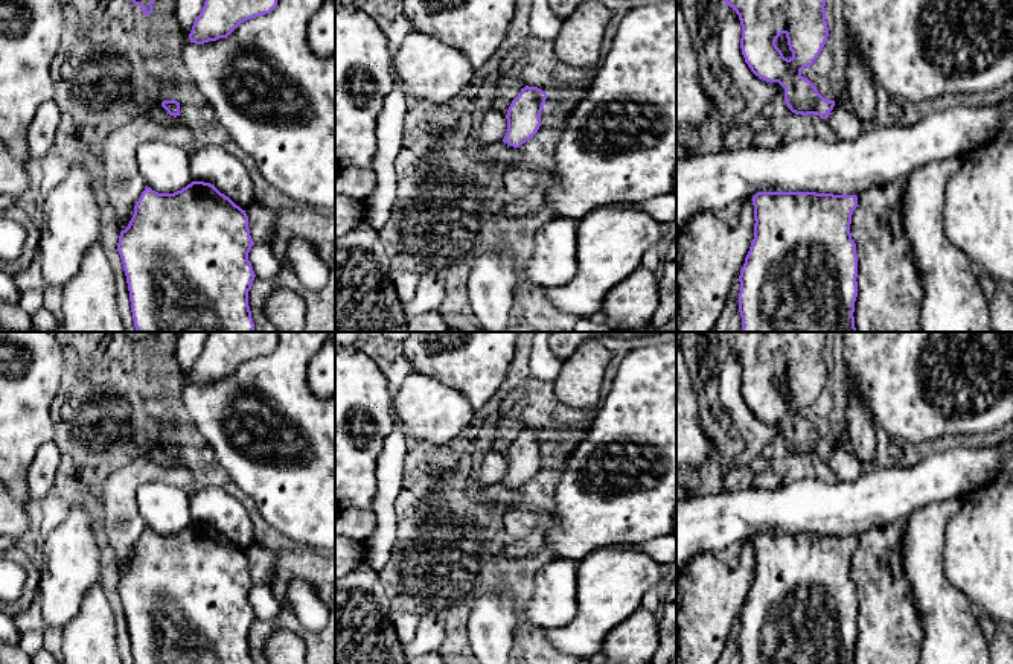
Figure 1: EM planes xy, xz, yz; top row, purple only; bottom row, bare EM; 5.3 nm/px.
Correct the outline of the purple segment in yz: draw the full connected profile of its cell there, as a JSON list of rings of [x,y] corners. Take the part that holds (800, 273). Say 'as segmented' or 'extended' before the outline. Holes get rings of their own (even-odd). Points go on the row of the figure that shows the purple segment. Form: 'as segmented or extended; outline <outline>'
as segmented; outline [[[757,192],[751,201],[756,221],[754,239],[737,279],[740,282],[739,312],[742,317],[742,332],[856,332],[853,312],[858,297],[858,256],[850,224],[853,210],[858,207],[858,196],[816,192]]]

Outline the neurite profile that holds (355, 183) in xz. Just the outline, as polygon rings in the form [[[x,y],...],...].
[[[346,168],[335,171],[335,195],[366,200],[376,187],[373,169]]]

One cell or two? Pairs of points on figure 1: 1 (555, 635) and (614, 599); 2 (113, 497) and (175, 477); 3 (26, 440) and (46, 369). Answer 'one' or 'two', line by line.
1: one
2: one
3: one

